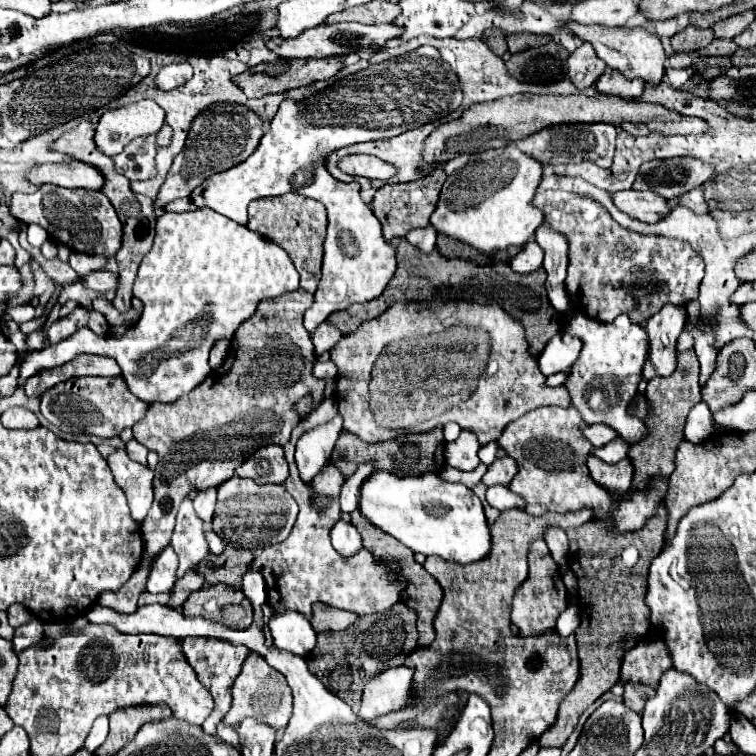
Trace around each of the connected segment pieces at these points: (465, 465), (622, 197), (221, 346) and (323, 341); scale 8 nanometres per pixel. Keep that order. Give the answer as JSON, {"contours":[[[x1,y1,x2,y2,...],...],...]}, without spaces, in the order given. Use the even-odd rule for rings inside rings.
{"contours":[[[463,429,457,441,445,447,445,459,451,467,457,467,459,471,473,471,479,465,479,457,477,457,479,449,481,443,475,437,475,433]],[[629,189,629,191,615,193,613,199,621,211,625,211,627,215,633,215,635,219,645,221,645,223,657,223,671,211,669,201,663,199,661,195,655,195,653,191]],[[217,341,217,343,215,343,215,347,211,349,211,357,209,357,211,369,217,369,217,367,225,361,227,351,229,351,229,343,227,343,227,341]],[[329,321,321,323,321,327,317,327,317,331,311,333,311,341,315,345,315,355,323,355,323,353,331,351,341,337,343,337,343,333,337,327,333,327]]]}

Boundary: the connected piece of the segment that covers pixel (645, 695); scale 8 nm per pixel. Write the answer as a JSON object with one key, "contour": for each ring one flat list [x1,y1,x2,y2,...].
{"contour":[[627,683,625,685,625,695,623,695,623,703,641,713,643,707,645,707,645,701,653,697,653,687,647,687,647,685,635,685,635,683]]}

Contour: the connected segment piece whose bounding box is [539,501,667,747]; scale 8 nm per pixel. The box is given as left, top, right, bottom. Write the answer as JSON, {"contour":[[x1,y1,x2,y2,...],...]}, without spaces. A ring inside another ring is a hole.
{"contour":[[661,501,657,513,649,517,645,527,641,529,641,535,603,535,601,527,581,527,575,529,571,535,571,561,573,561,573,573,579,583,579,607,581,607,581,625,575,631,577,637,577,649,579,649,579,661,581,661,581,677,571,693,565,695,559,707,557,723,551,727,551,731,545,731,545,735,539,737,541,747,563,747,567,737,573,733,579,715,595,703,605,691,609,691,619,681,619,667,623,655,633,649,649,629,649,607,645,605,645,593,647,593,647,573,651,561,659,555,661,547,665,545,665,529,667,529,667,509],[635,543,637,549,637,563,627,565,623,561,623,553,629,545]]}

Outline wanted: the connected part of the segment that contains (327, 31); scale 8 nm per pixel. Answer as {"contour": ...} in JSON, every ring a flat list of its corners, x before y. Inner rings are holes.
{"contour":[[321,23,317,27,303,31,299,37,293,37,293,39,283,39,283,37,265,39,265,45,267,45,267,49,271,49,273,53,277,53,279,57,285,57,285,59,323,59,329,55,347,55,351,51,363,51,367,47,381,47,381,45,385,45,387,39,397,37,401,33,403,33,403,29,395,27,395,25,361,25,361,23,327,25,327,23],[361,37,369,37,371,45,367,45,367,41,359,41]]}

